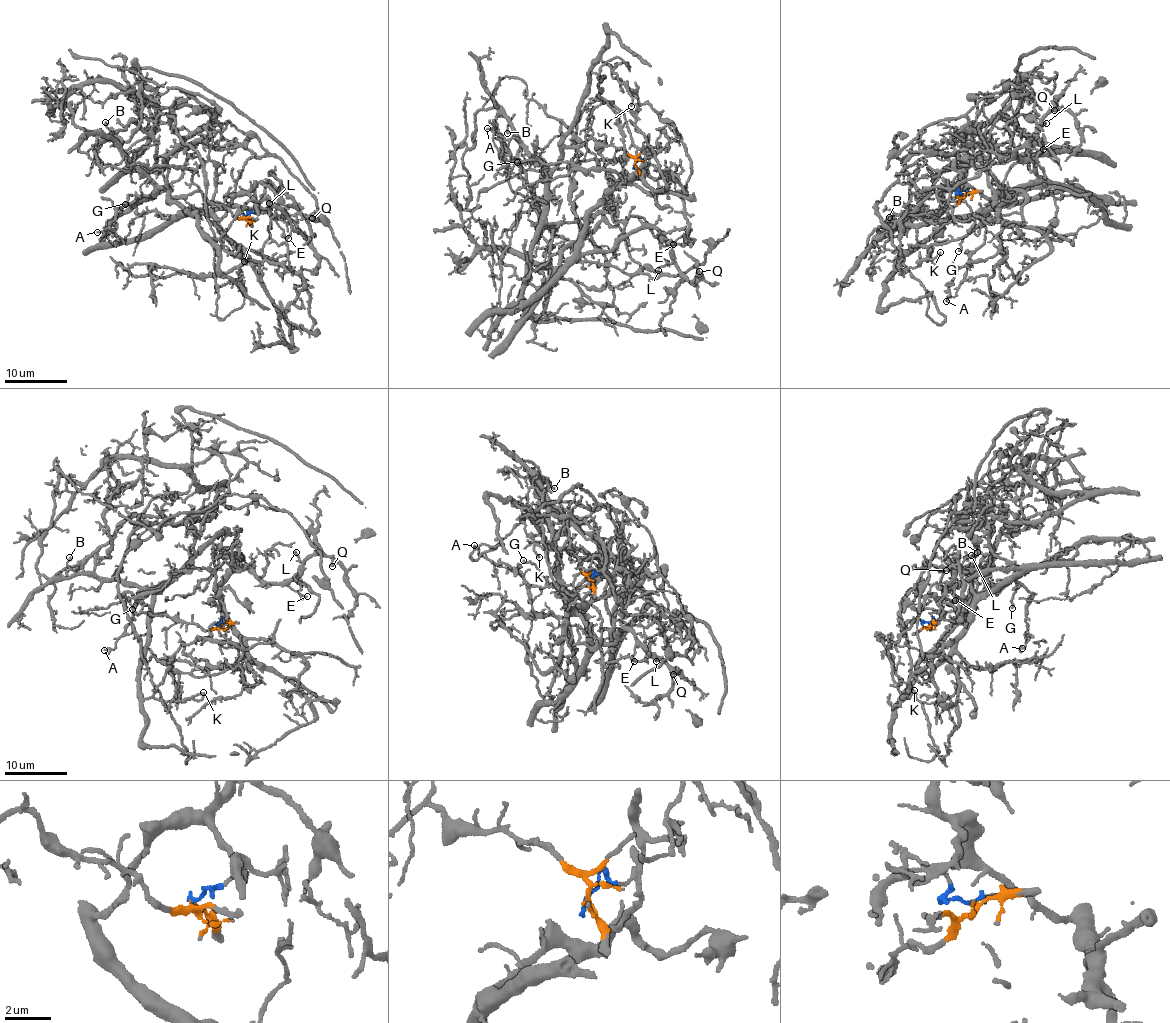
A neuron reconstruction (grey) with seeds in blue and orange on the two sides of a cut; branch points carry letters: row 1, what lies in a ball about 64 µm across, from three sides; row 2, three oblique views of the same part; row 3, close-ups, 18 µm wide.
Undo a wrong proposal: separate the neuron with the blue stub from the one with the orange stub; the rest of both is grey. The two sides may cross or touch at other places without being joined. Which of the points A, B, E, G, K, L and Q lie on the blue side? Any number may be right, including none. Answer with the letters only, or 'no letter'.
E, L, Q

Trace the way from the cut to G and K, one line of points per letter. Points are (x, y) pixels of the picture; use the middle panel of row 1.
G: (634, 164), (624, 150), (593, 139), (563, 147), (548, 194), (539, 203), (523, 182), (517, 162)
K: (634, 164), (624, 150), (593, 139), (571, 146), (563, 142), (599, 60), (627, 87), (630, 106)

